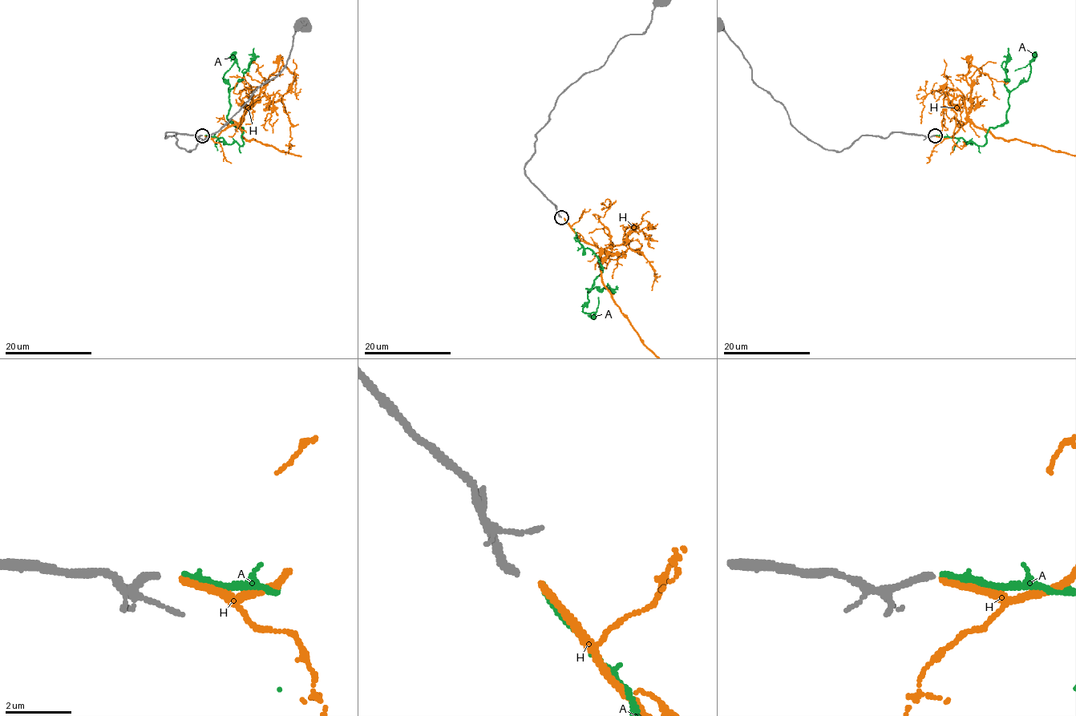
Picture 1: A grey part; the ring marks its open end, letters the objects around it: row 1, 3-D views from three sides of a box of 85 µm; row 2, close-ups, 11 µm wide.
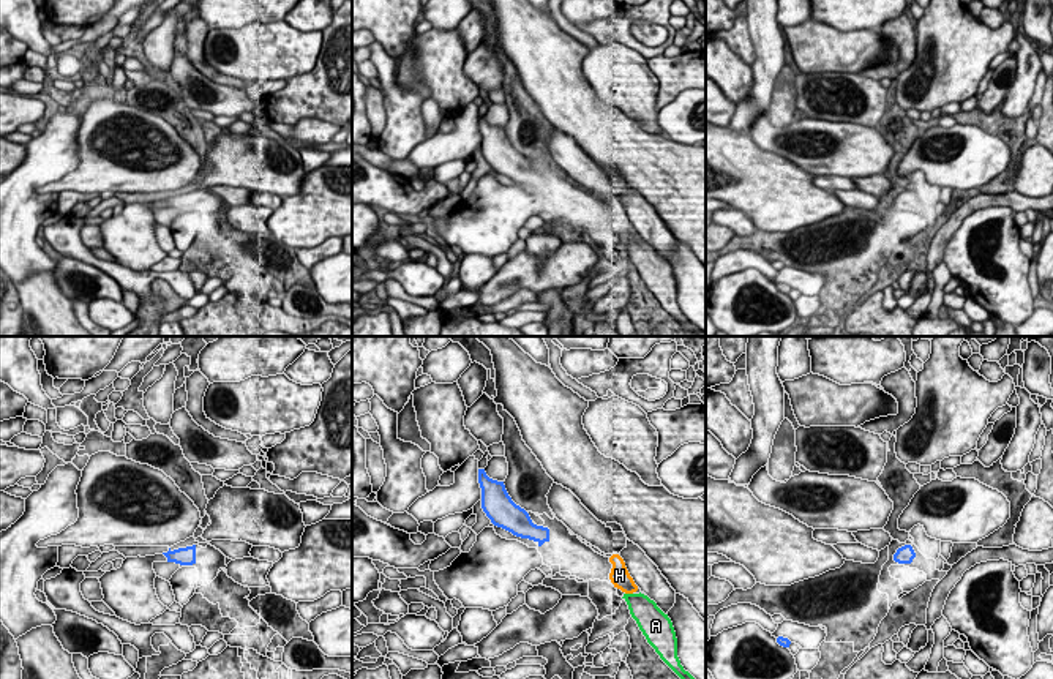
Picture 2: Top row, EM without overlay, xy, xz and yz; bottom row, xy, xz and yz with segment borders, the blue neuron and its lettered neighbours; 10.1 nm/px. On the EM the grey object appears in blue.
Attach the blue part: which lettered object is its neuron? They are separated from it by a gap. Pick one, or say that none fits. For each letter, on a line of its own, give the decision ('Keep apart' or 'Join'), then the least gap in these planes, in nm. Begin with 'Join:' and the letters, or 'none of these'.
Join: H
A: Keep apart. Distance 950 nm
H: Join. Distance 650 nm

